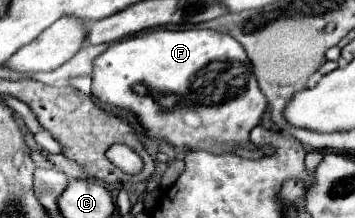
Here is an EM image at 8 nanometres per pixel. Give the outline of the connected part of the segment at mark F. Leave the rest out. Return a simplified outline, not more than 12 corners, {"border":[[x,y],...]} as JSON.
{"border":[[198,28],[118,40],[92,96],[176,148],[266,156],[242,44]]}

